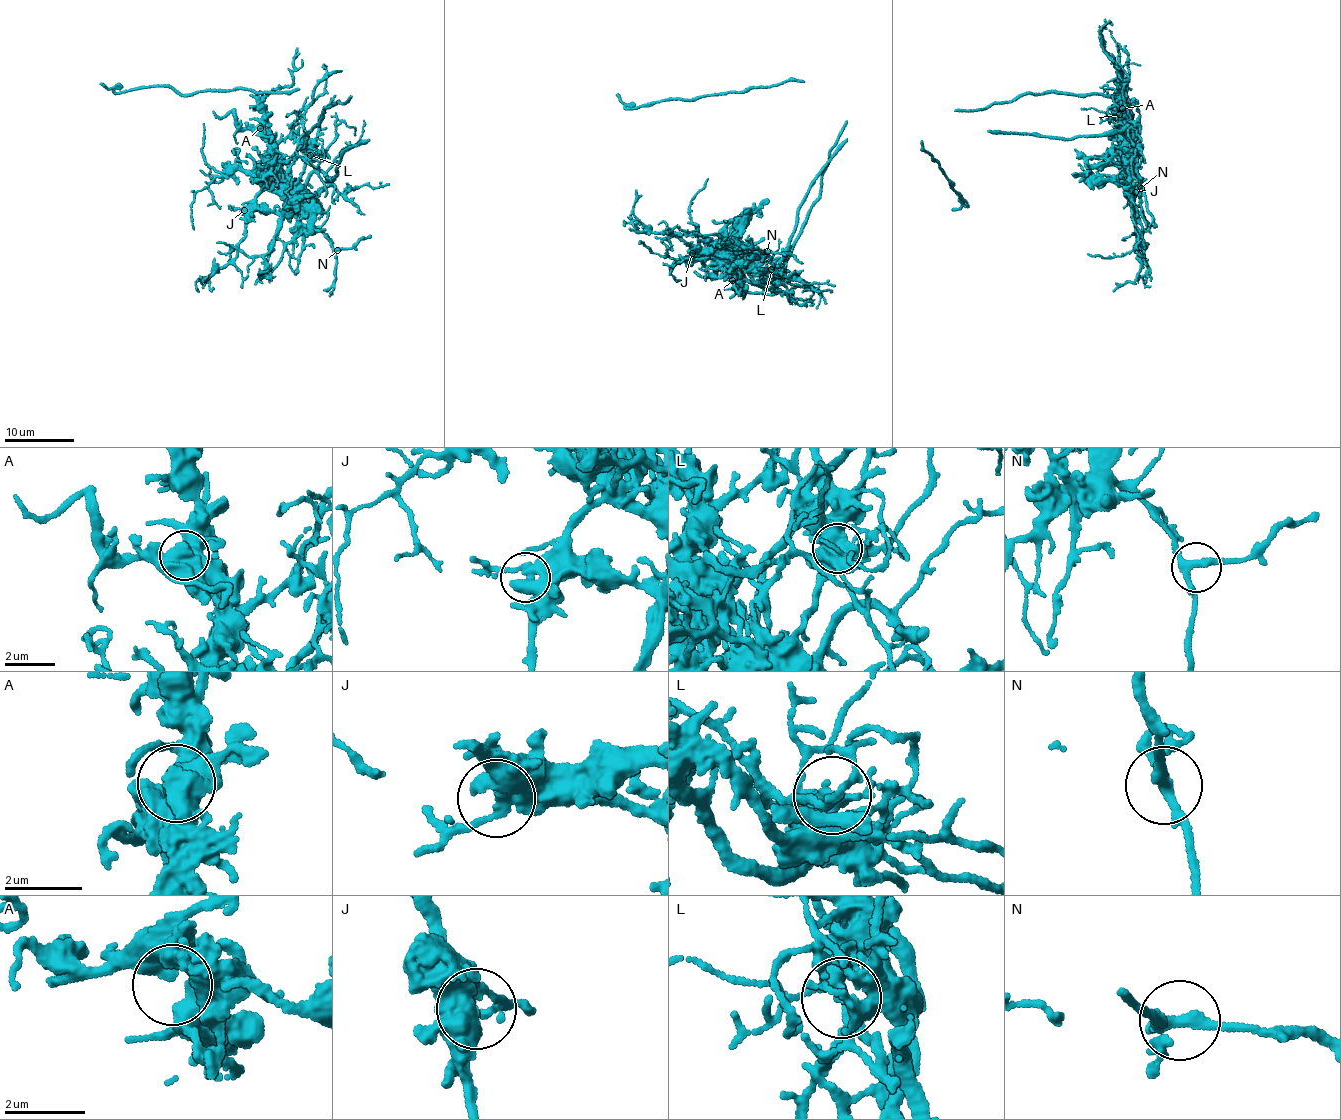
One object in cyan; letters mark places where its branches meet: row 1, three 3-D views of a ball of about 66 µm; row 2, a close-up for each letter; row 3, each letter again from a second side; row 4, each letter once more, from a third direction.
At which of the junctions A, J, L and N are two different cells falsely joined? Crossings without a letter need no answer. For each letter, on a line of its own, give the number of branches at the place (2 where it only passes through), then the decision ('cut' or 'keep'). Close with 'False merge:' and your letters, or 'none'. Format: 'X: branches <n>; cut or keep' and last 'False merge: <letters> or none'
A: branches 1; keep
J: branches 2; keep
L: branches 2; cut
N: branches 3; keep
False merge: L

